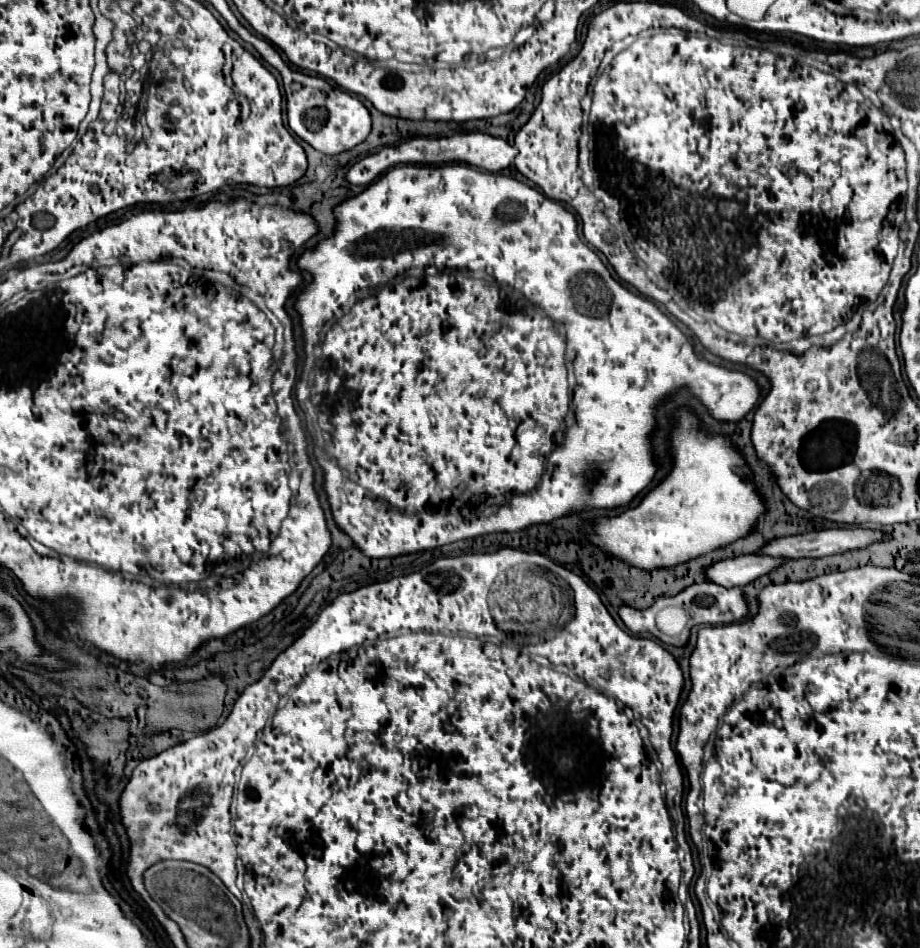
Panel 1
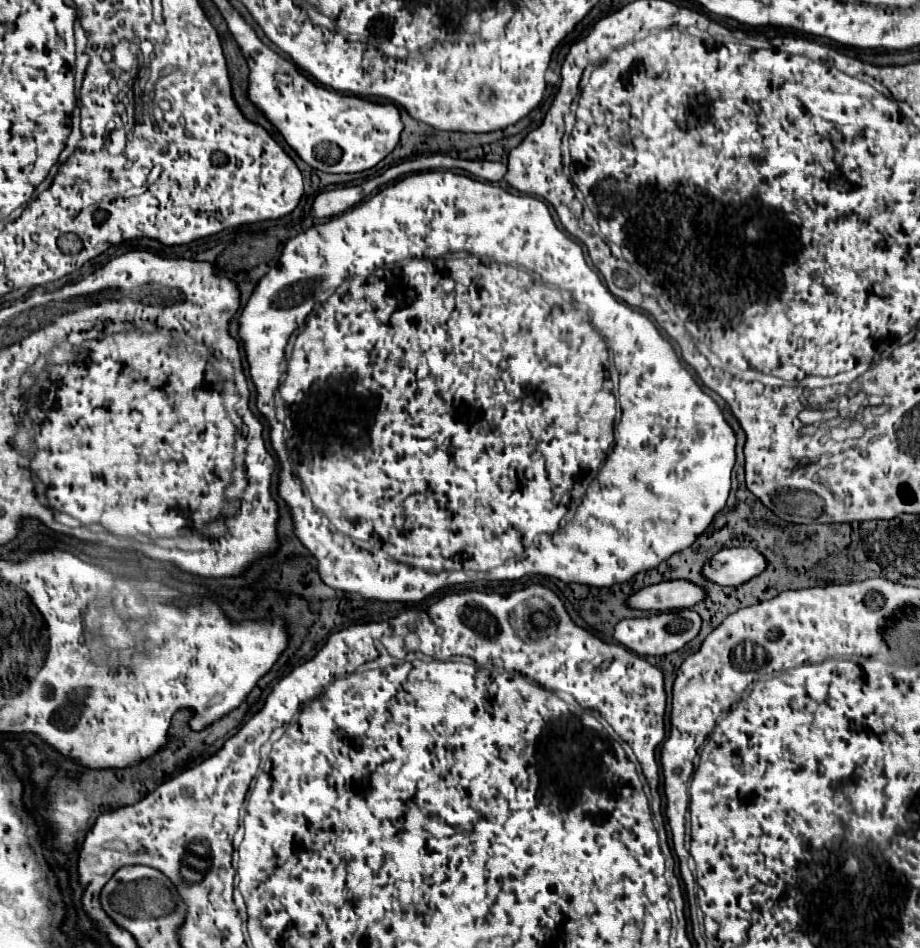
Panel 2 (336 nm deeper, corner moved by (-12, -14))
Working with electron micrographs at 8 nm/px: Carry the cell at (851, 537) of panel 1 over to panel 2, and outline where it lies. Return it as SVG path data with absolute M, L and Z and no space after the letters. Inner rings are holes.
M721 549L703 567L707 579L717 585L743 585L767 569L767 559L757 549Z

